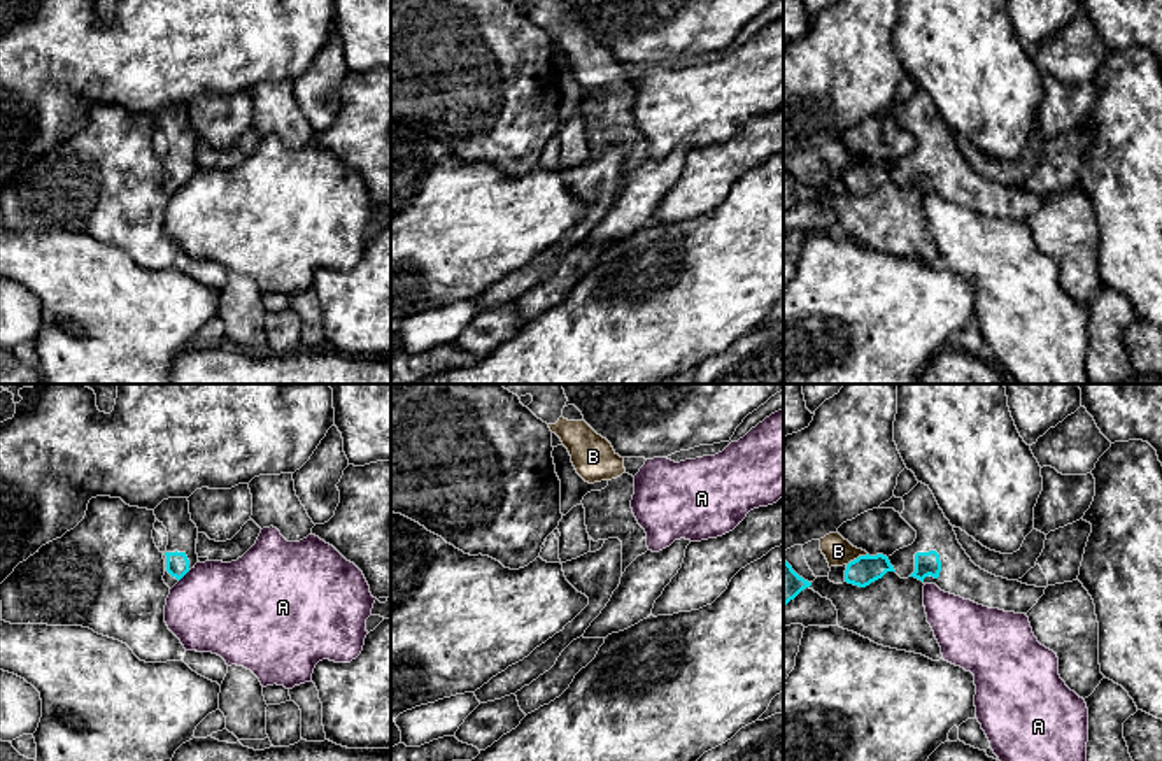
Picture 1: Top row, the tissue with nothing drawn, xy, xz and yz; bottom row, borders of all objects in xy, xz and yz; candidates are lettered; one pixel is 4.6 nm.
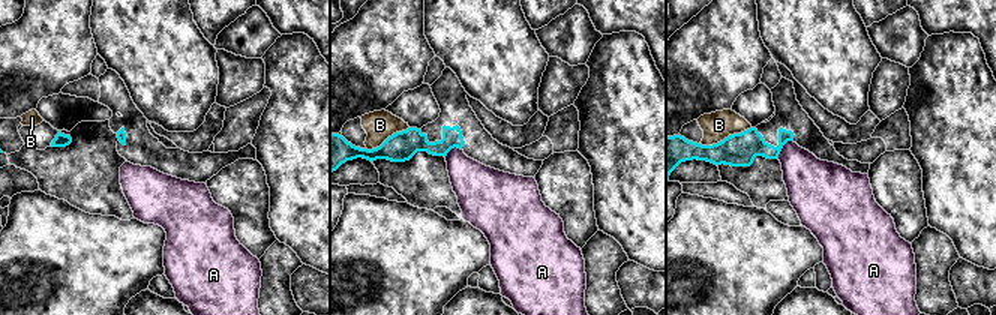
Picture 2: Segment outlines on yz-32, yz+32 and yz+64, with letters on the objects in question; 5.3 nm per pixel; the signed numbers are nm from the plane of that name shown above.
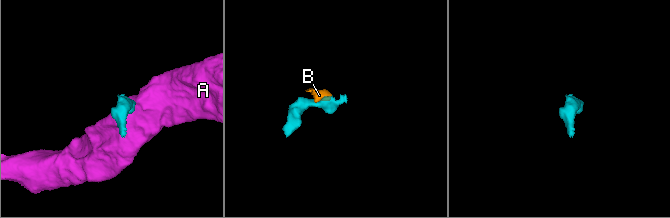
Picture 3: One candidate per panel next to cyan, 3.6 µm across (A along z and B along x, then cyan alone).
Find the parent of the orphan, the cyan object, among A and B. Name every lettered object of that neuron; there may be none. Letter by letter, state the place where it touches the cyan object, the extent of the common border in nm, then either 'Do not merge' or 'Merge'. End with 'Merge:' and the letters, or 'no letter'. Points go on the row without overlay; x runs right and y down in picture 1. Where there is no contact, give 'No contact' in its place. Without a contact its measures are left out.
A: Touches cyan at xy (184, 181). Shared border 80 nm. Do not merge
B: Touches cyan at yz (857, 165). Shared border 110 nm. Do not merge
Merge: no letter

